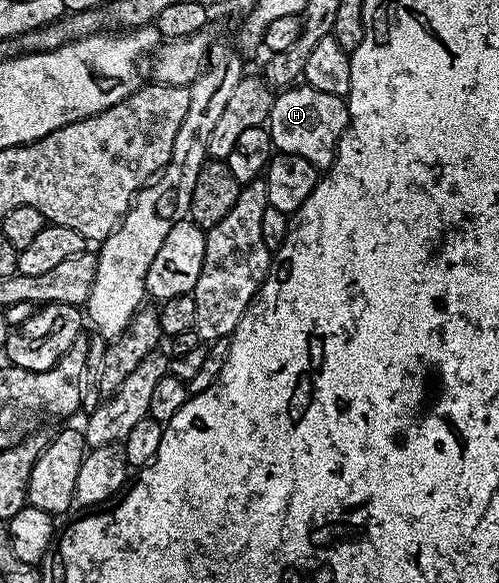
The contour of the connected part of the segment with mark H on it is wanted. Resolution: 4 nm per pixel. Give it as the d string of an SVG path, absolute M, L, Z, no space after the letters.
M307 84L289 86L273 97L266 125L272 135L272 145L279 153L302 156L302 160L310 160L317 171L324 172L335 160L336 145L348 126L348 103L344 98L318 92L318 88Z

